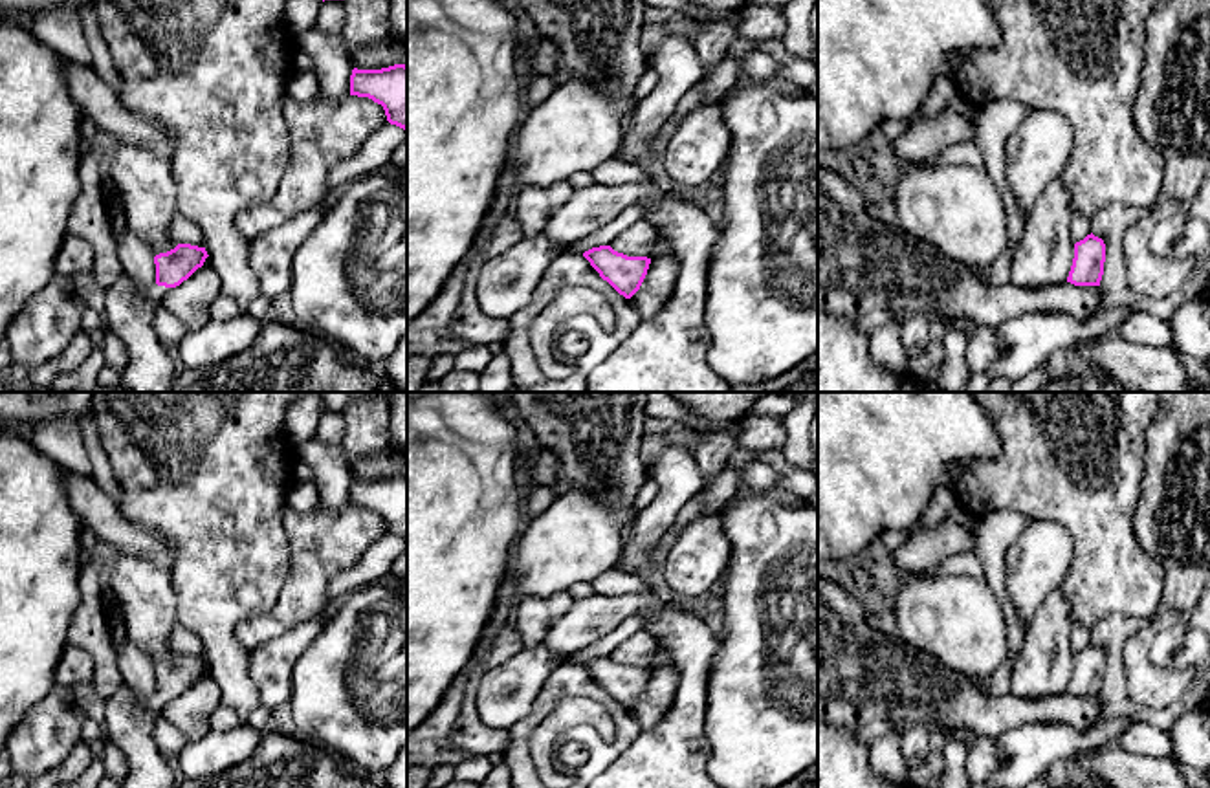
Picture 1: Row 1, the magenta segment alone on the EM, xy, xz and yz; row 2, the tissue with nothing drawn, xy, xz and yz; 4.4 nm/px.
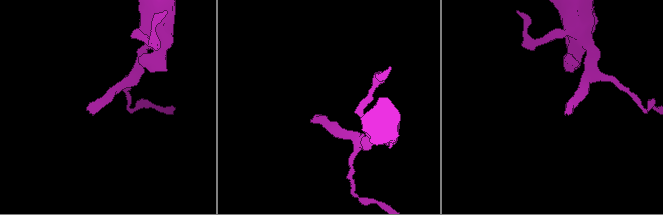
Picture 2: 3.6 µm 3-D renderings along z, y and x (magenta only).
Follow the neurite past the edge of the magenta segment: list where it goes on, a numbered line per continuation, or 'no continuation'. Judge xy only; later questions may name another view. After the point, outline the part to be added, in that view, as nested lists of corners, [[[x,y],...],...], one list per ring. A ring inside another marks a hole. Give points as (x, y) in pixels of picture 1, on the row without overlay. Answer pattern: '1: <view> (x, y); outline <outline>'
1: xy (129, 722); outline [[[125,684],[104,700],[103,733],[128,761],[121,788],[176,786],[174,770],[154,740],[156,720],[170,700],[156,693],[139,698]]]

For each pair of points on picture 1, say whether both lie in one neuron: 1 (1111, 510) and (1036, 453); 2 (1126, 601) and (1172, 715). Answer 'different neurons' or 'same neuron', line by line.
1: same neuron
2: different neurons

